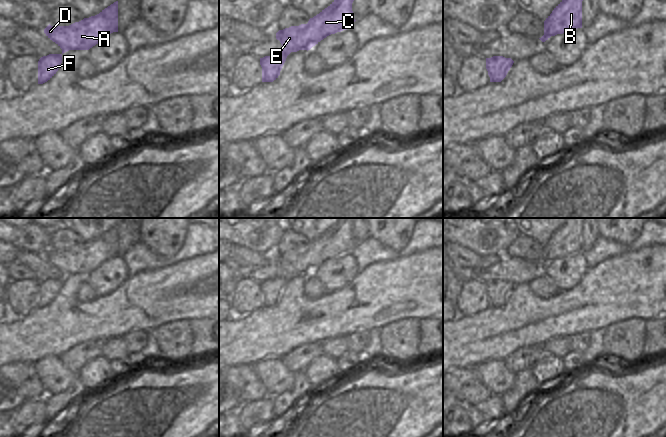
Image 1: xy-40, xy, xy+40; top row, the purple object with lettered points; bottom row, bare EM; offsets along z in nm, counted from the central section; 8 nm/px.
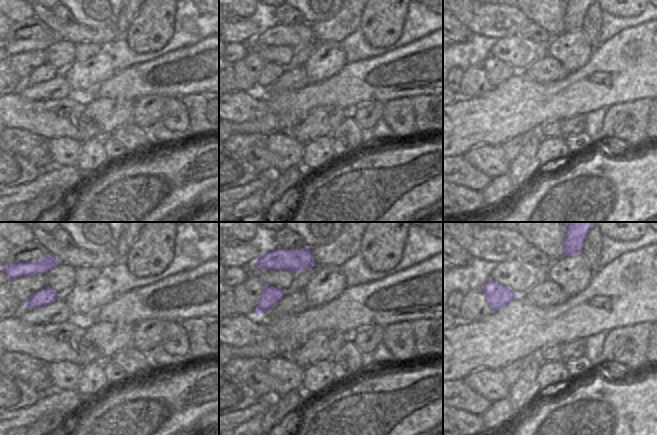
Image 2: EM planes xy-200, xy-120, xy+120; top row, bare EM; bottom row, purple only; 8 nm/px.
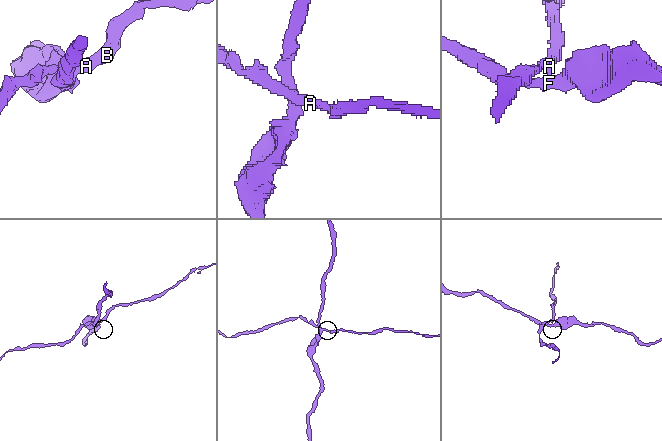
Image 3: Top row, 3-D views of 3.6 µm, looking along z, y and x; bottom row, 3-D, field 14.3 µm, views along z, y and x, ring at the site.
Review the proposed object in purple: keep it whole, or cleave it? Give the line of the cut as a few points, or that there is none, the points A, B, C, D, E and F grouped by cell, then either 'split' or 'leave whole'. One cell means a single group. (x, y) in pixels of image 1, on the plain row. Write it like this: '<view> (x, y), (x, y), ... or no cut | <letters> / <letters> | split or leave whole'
xy (278, 277), (283, 277), (286, 281) | A B C D E / F | split

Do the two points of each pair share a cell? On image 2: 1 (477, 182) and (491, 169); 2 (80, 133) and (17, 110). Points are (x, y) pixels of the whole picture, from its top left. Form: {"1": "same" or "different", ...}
{"1": "different", "2": "same"}

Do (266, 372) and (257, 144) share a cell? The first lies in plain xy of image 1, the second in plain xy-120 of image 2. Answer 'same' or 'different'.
different

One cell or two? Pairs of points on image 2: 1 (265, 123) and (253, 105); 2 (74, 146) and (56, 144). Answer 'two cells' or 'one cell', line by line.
1: two cells
2: one cell

